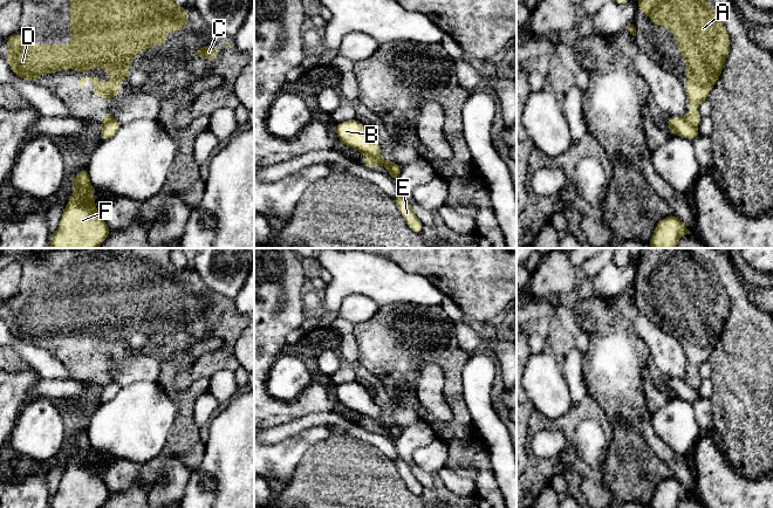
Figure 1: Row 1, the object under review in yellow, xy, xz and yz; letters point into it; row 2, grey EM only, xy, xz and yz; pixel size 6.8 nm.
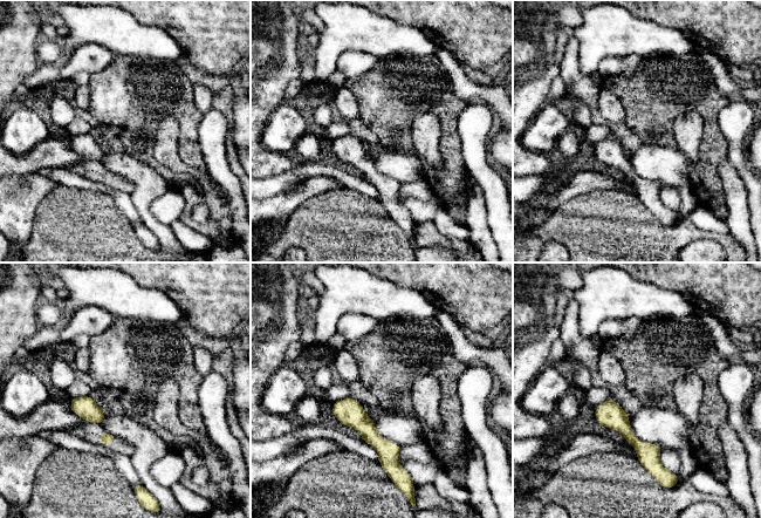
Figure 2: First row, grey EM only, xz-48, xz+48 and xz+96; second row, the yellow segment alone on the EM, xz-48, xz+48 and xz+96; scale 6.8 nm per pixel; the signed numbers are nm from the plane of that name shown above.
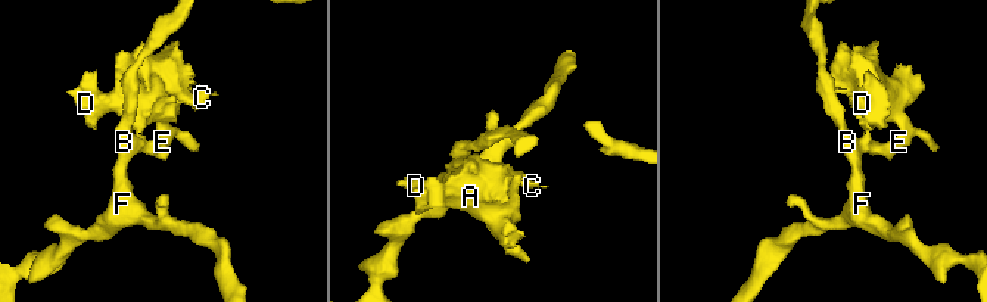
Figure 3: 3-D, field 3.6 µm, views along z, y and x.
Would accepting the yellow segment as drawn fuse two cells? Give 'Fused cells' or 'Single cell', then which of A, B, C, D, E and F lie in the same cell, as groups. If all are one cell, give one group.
Fused cells. Groups: A C D / B E F

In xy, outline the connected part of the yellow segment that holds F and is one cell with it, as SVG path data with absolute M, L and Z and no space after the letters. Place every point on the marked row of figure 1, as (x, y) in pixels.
M82 169L70 179L70 184L73 194L50 238L49 248L98 248L111 231L96 210L95 188L90 184L88 169Z

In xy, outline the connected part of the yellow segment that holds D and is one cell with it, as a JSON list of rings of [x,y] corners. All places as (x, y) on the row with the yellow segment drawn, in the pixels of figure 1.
[[[70,0],[69,44],[26,43],[15,32],[7,37],[9,52],[5,55],[5,60],[16,76],[34,83],[43,73],[59,73],[62,68],[67,71],[74,68],[77,73],[87,73],[90,68],[102,68],[109,74],[110,84],[100,82],[97,77],[82,77],[80,85],[93,82],[93,94],[108,102],[111,97],[118,97],[119,85],[129,76],[129,64],[137,52],[148,52],[153,44],[160,47],[166,41],[169,32],[186,29],[187,7],[178,7],[173,0]]]

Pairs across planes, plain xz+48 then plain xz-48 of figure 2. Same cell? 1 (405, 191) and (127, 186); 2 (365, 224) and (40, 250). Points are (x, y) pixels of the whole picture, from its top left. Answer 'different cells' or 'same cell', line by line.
1: different cells
2: same cell

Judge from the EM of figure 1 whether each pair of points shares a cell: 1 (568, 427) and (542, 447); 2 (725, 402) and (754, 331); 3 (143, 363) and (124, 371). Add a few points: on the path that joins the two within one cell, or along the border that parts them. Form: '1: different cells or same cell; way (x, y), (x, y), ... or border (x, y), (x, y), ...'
1: different cells; border (535, 434), (542, 431), (560, 431), (569, 441)
2: same cell; way (743, 384), (751, 376), (751, 349)
3: same cell; way (138, 368), (129, 370)

